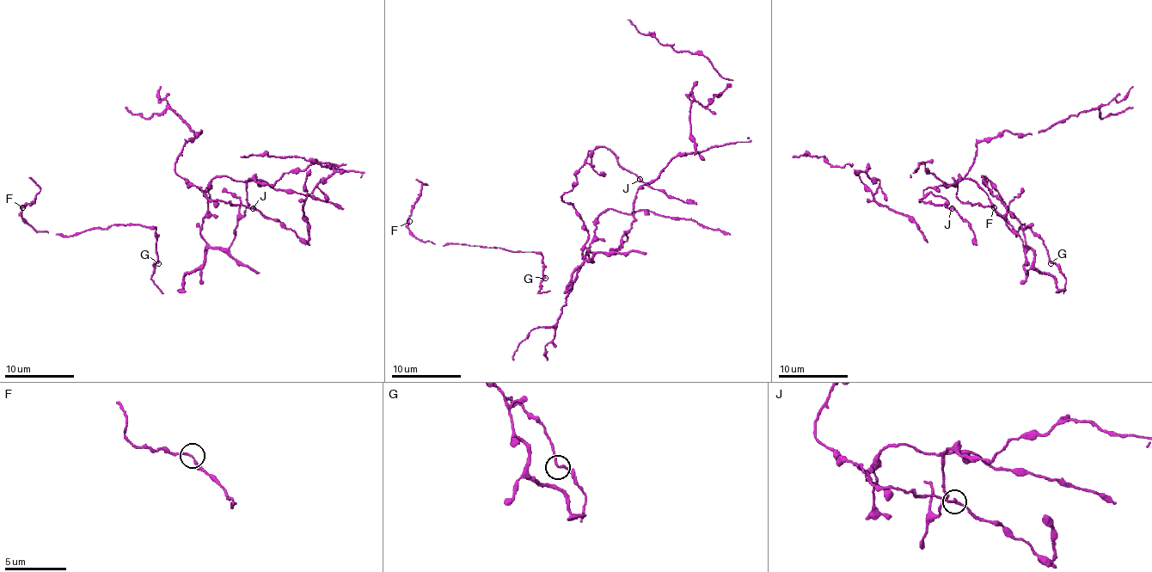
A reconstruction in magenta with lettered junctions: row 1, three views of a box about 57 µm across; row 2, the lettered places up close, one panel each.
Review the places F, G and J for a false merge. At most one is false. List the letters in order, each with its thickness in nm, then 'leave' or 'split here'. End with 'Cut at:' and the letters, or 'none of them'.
F: 180 nm | leave
G: 170 nm | leave
J: 180 nm | leave
Cut at: none of them

